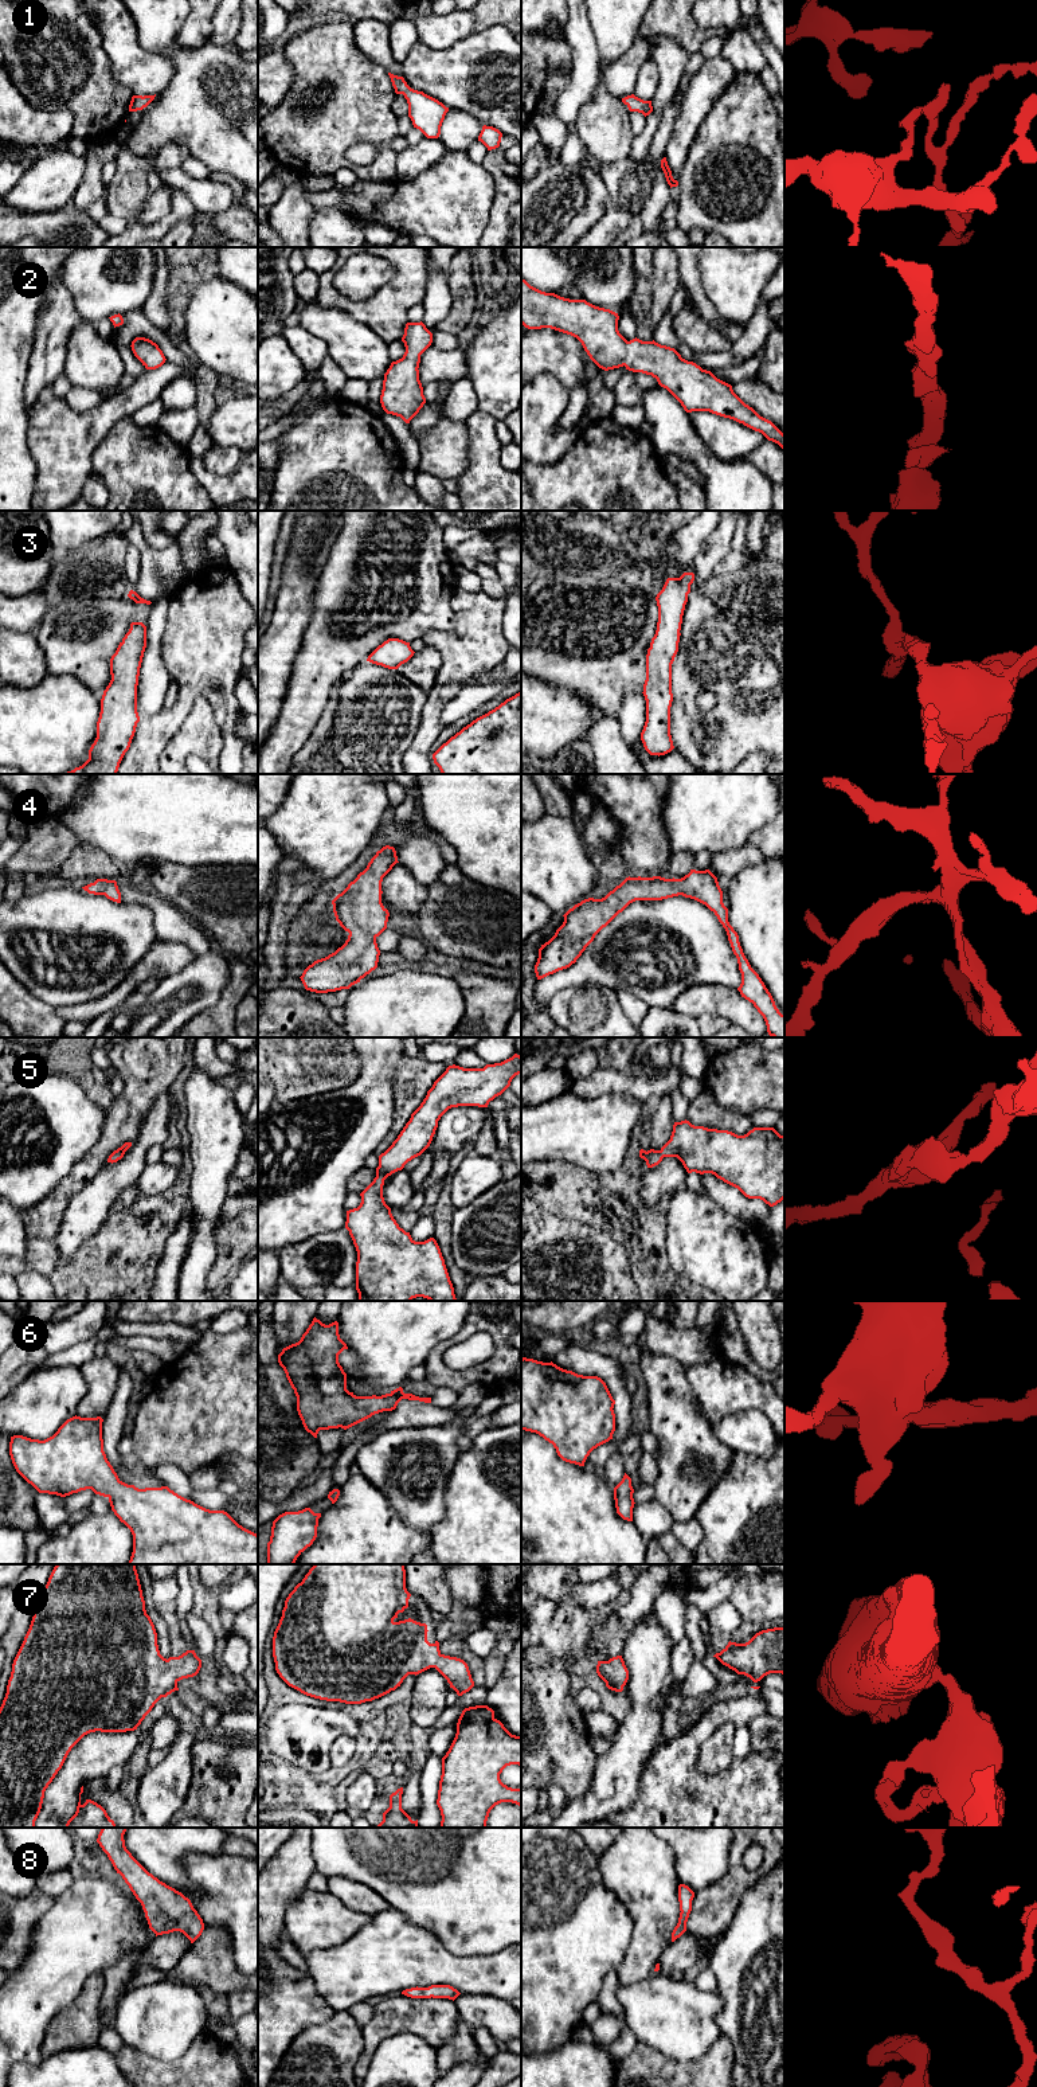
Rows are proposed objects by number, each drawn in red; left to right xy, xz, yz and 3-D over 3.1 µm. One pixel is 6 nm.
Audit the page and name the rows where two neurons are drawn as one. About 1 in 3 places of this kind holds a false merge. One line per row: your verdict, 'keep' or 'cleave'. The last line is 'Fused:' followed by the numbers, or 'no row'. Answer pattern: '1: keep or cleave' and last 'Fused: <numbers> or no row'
1: keep
2: keep
3: keep
4: keep
5: keep
6: keep
7: keep
8: keep
Fused: no row

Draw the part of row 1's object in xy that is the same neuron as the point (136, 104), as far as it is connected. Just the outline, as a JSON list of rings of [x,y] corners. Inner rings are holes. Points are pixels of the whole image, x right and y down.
[[[133,95],[130,105],[129,105],[129,112],[137,112],[137,110],[142,110],[144,108],[146,108],[153,99],[154,95]]]

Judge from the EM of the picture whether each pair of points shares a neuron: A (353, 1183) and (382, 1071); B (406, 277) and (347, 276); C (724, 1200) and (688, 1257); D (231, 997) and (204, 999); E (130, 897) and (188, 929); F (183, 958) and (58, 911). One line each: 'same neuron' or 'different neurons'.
A: different neurons
B: different neurons
C: different neurons
D: different neurons
E: same neuron
F: different neurons

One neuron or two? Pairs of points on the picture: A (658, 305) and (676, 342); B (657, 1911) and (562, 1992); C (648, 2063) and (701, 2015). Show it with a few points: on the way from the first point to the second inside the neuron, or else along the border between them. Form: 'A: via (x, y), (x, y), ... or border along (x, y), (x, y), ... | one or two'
A: border along (666, 309), (653, 327) | two
B: border along (621, 1902), (633, 1923), (633, 1935), (622, 1961) | two
C: border along (638, 2041), (648, 2043), (673, 2059), (691, 2059) | two

